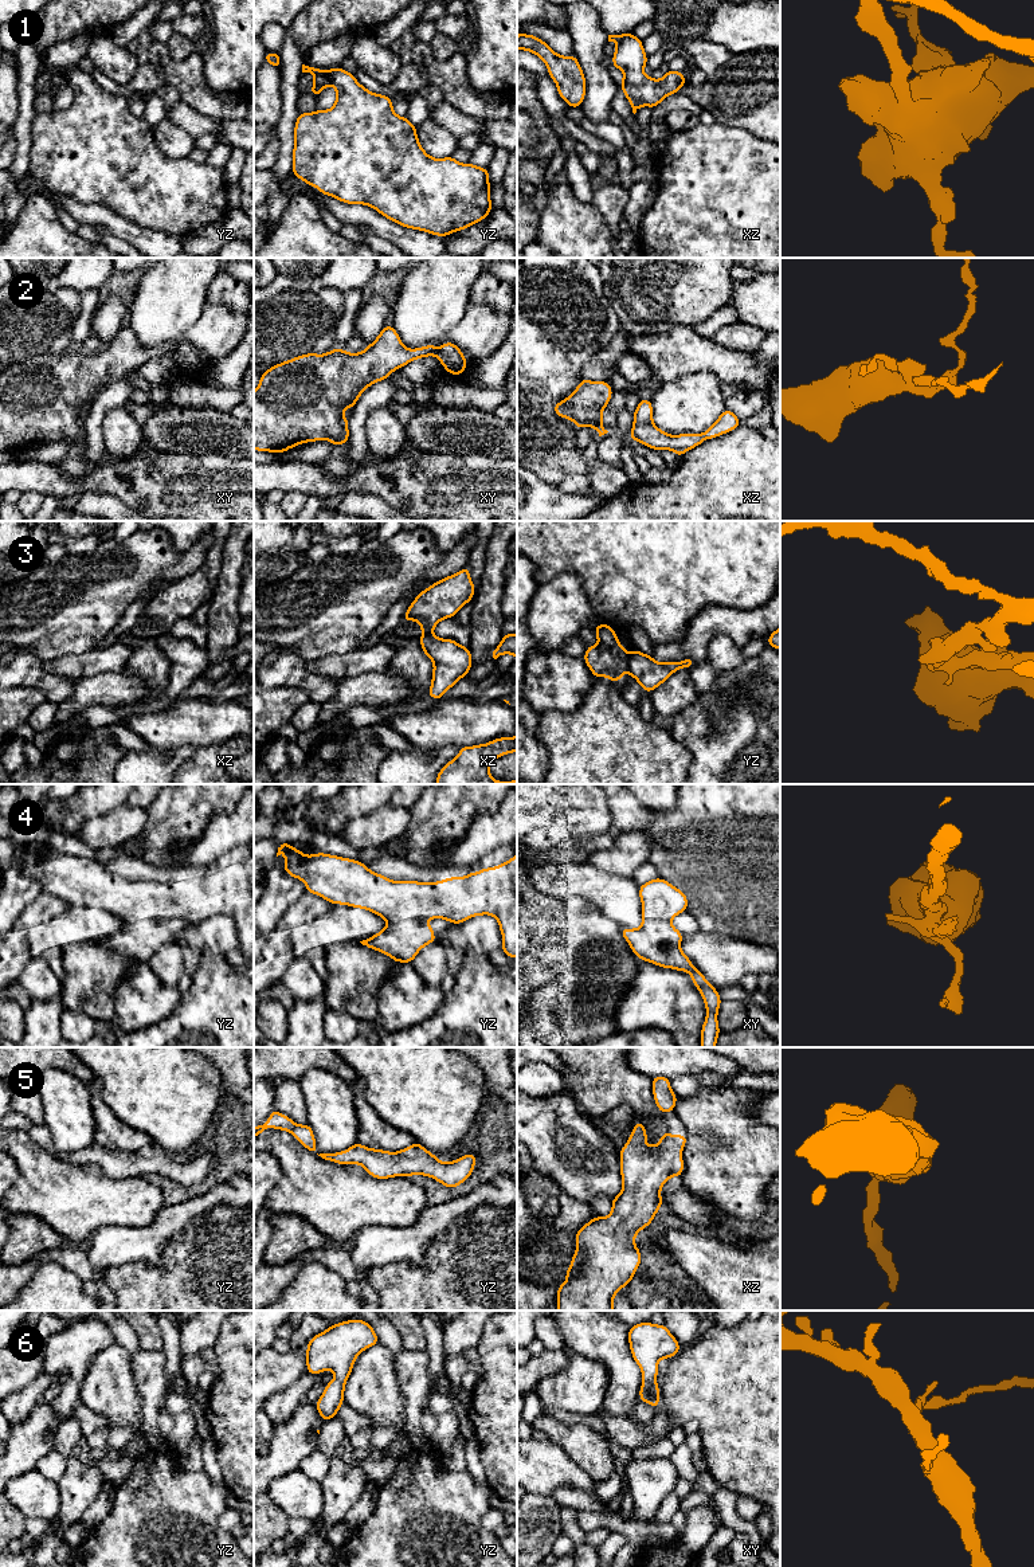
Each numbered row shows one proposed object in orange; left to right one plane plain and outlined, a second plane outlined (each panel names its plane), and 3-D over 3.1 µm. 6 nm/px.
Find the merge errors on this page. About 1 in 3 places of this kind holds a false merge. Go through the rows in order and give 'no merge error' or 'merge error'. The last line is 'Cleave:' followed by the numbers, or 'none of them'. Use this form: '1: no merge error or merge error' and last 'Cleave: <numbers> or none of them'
1: no merge error
2: merge error
3: merge error
4: merge error
5: no merge error
6: no merge error
Cleave: 2, 3, 4

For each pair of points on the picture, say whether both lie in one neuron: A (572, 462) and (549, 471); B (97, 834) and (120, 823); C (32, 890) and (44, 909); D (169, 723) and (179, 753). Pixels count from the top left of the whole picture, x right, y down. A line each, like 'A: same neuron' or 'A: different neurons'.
A: same neuron
B: same neuron
C: different neurons
D: different neurons

